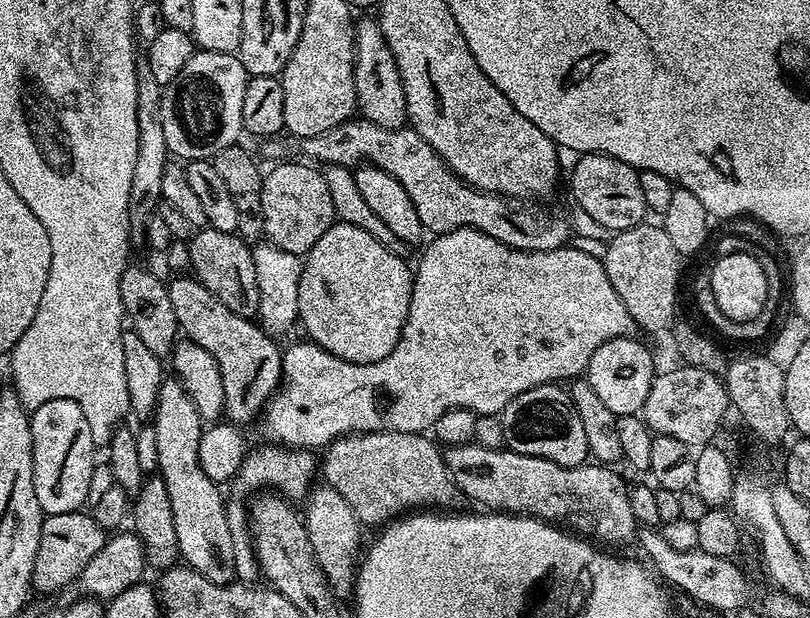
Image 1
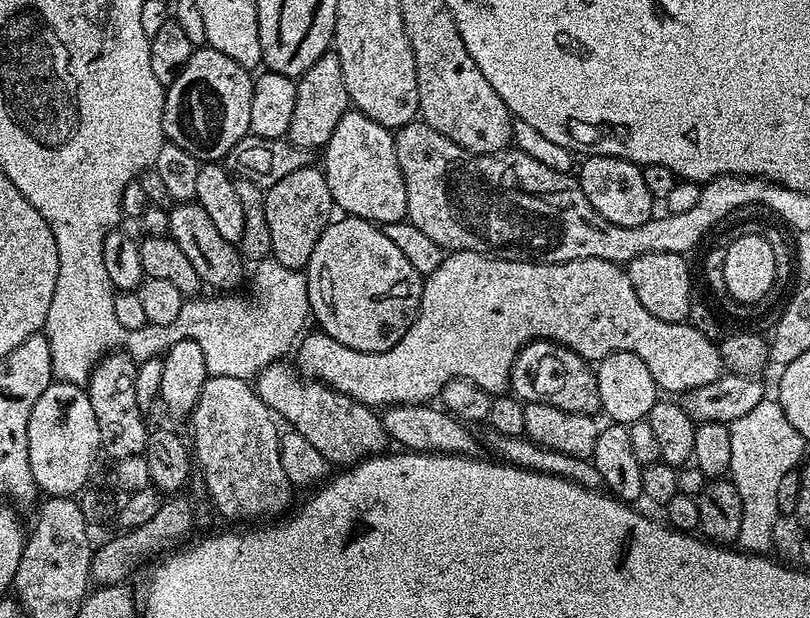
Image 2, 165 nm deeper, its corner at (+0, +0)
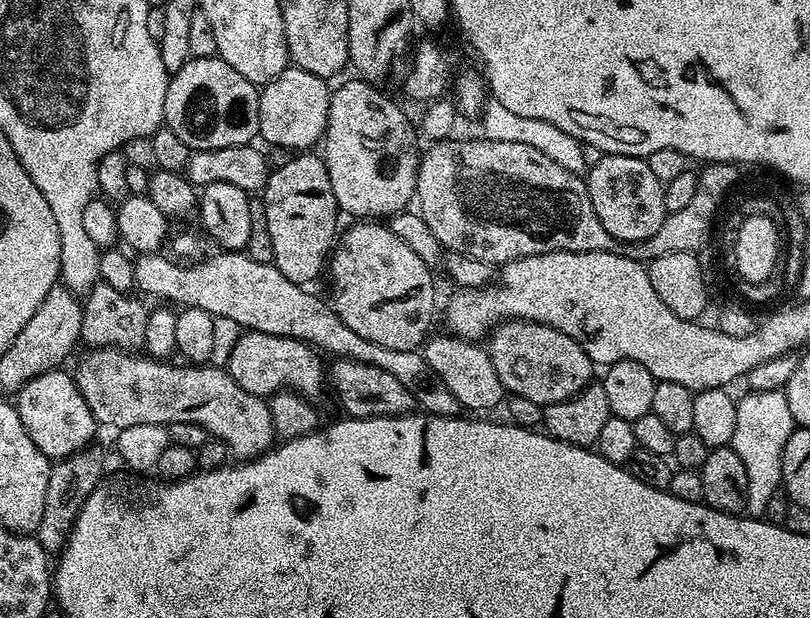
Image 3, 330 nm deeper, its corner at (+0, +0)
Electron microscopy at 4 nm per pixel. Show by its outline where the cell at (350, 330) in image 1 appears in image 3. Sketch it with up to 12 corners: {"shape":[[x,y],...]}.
{"shape":[[383,223],[330,252],[332,308],[366,342],[417,350],[433,269]]}

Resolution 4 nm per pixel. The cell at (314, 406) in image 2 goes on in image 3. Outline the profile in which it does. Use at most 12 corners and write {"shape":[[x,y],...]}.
{"shape":[[244,330],[226,371],[242,390],[316,398],[326,364],[301,340]]}

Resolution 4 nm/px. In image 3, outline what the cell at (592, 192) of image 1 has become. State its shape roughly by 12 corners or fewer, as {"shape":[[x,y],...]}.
{"shape":[[647,159],[587,169],[598,222],[617,242],[658,234],[665,185]]}

